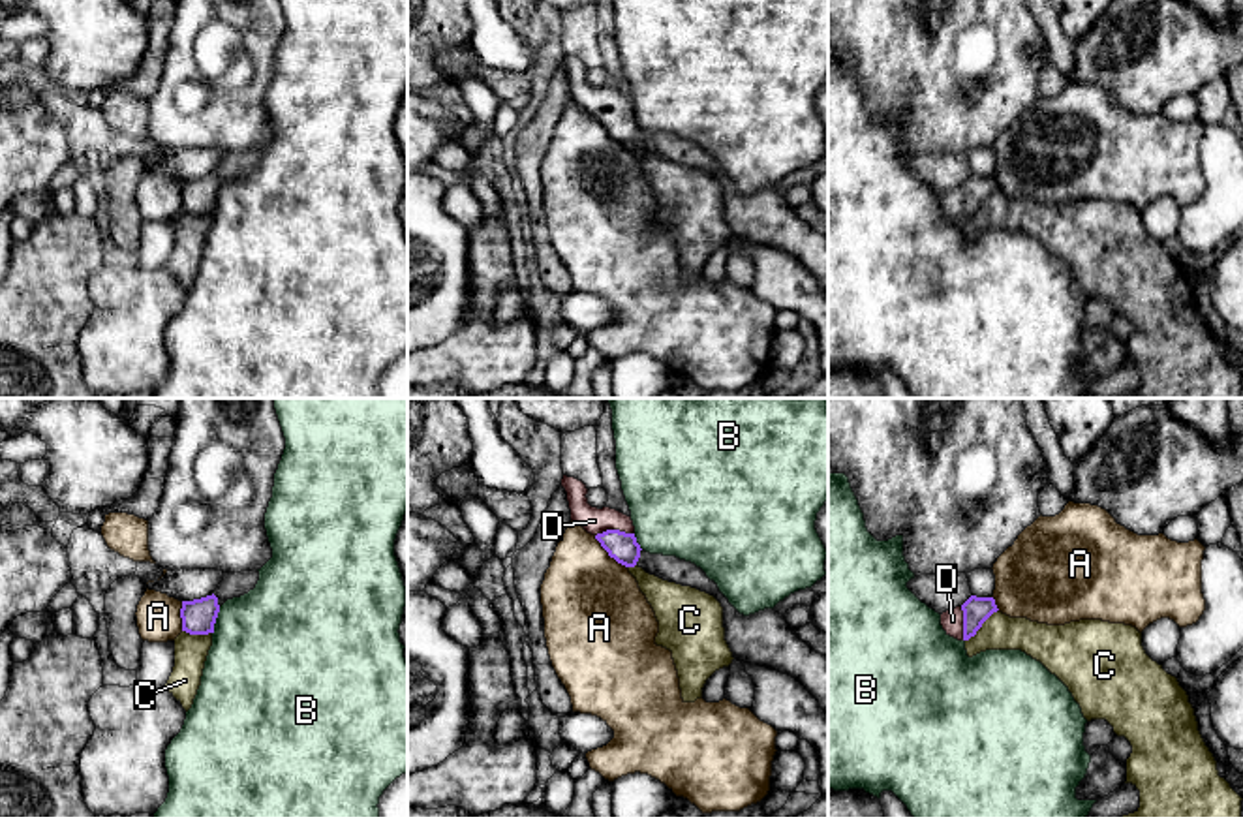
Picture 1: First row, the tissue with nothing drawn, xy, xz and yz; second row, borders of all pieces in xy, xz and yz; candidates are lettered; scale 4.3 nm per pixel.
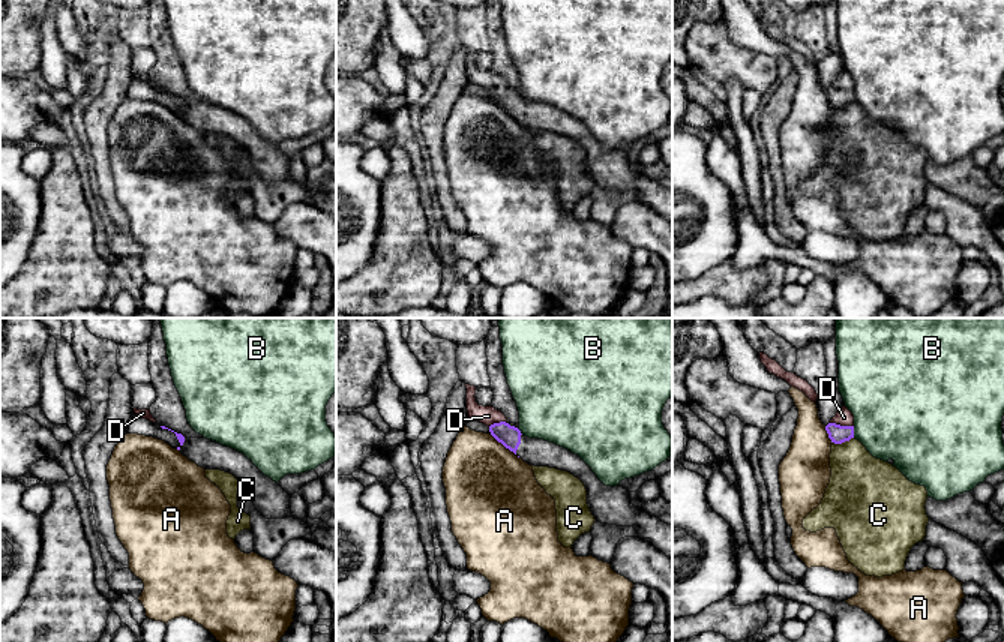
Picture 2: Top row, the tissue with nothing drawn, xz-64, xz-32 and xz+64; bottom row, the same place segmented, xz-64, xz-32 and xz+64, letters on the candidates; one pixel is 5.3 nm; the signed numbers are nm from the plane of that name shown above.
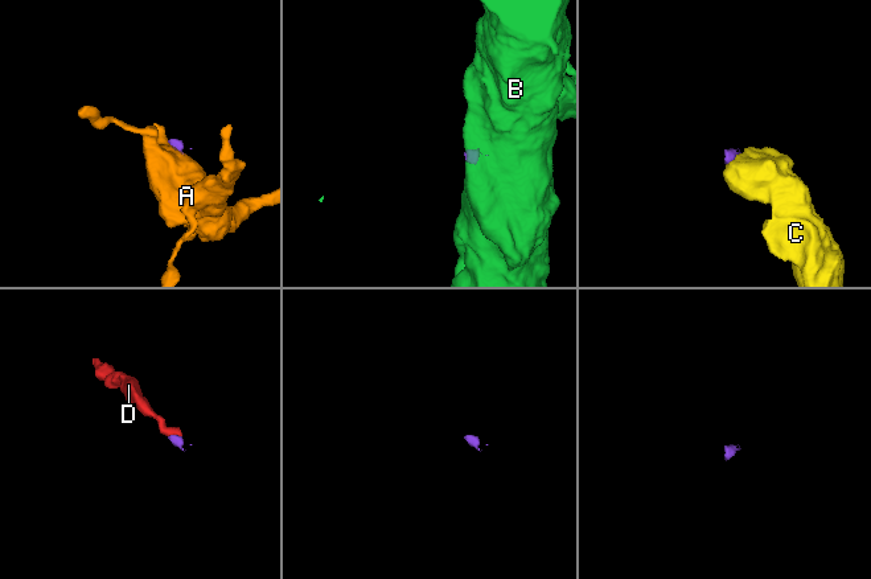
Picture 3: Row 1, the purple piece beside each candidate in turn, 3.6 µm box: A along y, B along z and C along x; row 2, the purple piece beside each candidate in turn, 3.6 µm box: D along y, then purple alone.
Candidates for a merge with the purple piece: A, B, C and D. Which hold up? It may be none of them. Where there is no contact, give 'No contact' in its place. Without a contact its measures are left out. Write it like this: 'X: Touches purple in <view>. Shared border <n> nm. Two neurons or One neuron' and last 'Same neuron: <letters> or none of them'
A: Touches purple in xz. Shared border 200 nm. Two neurons
B: Touches purple in xy. Shared border 120 nm. Two neurons
C: Touches purple in yz. Shared border 200 nm. Two neurons
D: Touches purple in xz. Shared border 170 nm. One neuron
Same neuron: D

